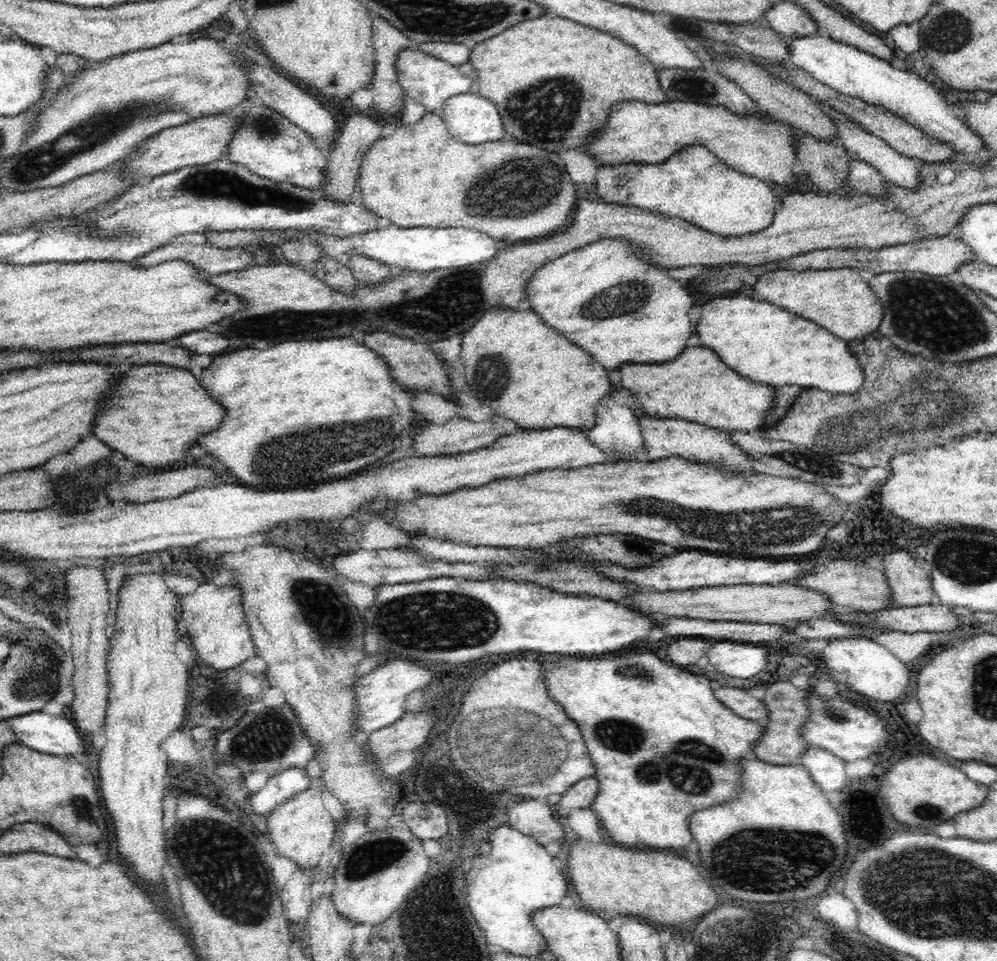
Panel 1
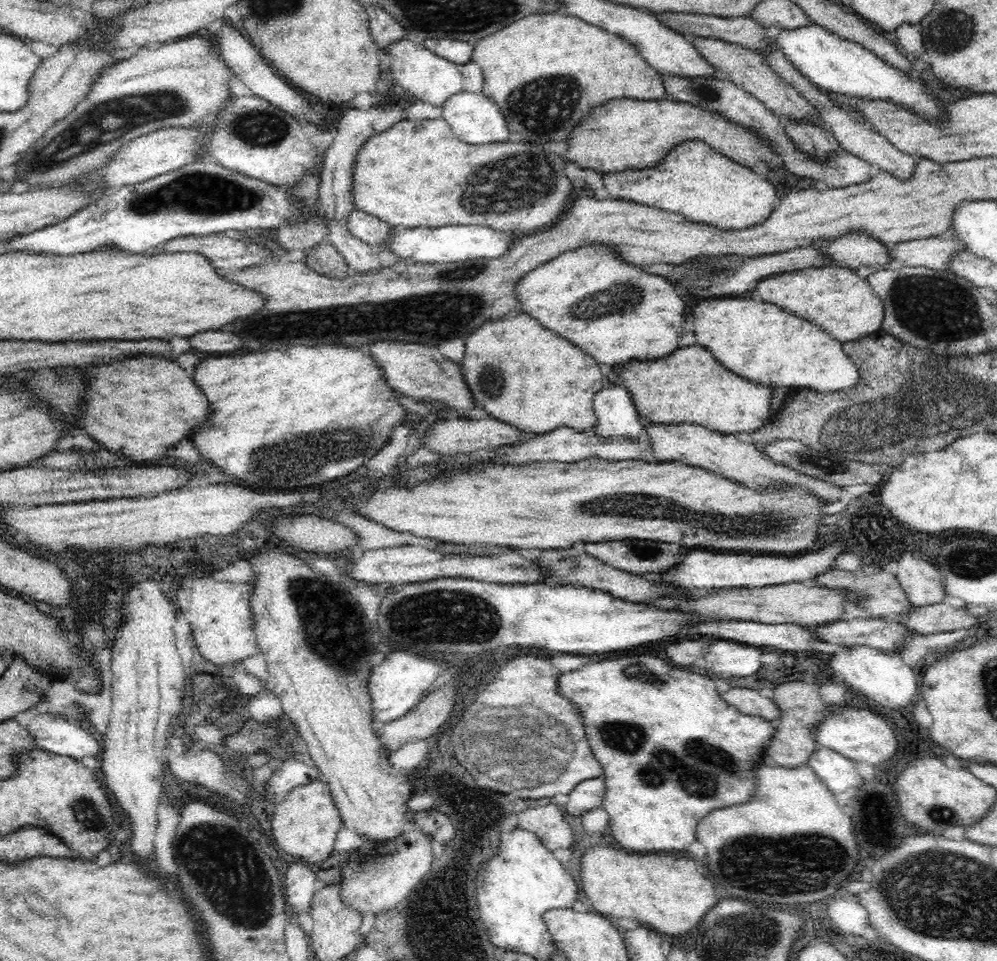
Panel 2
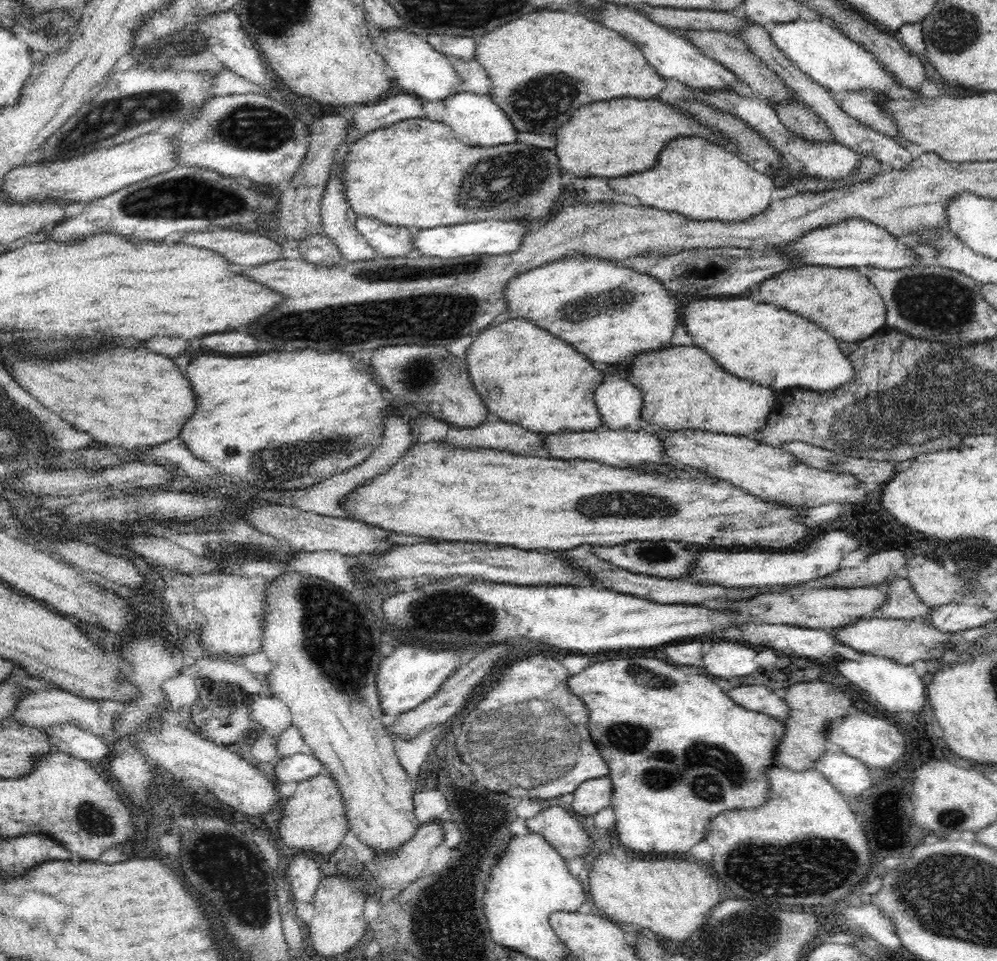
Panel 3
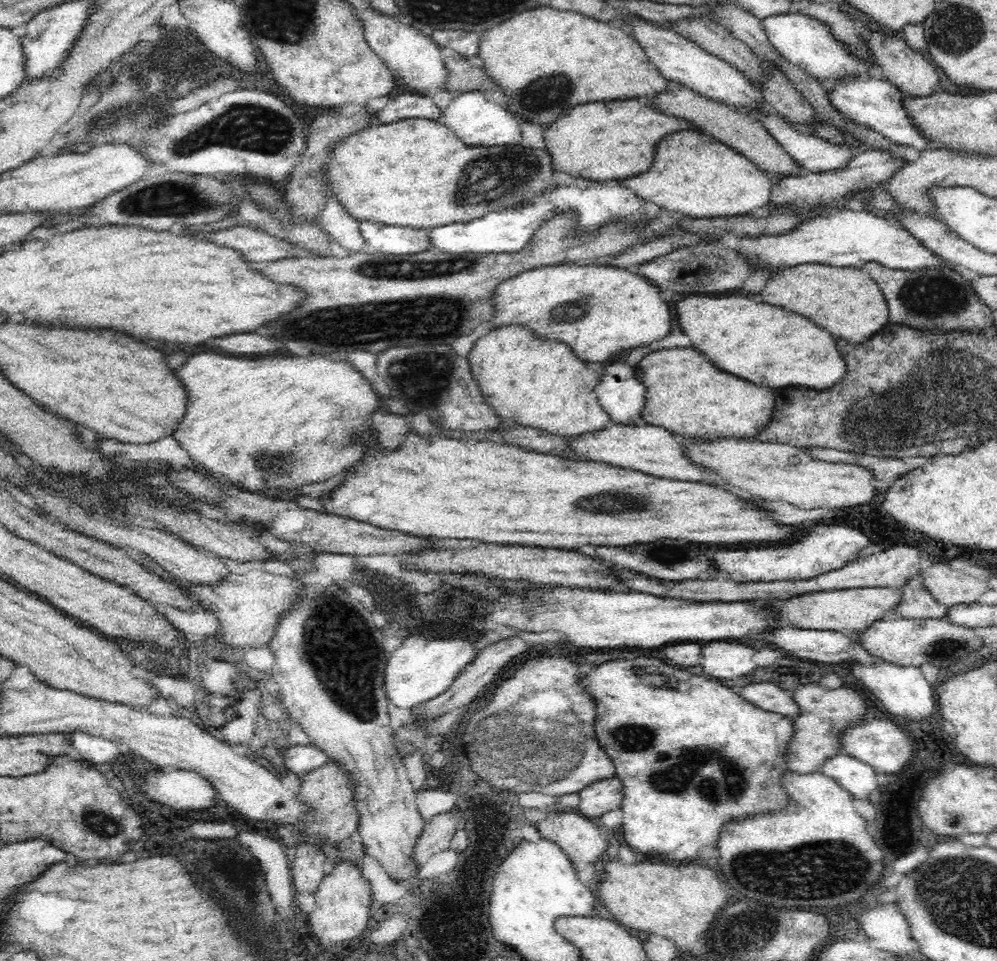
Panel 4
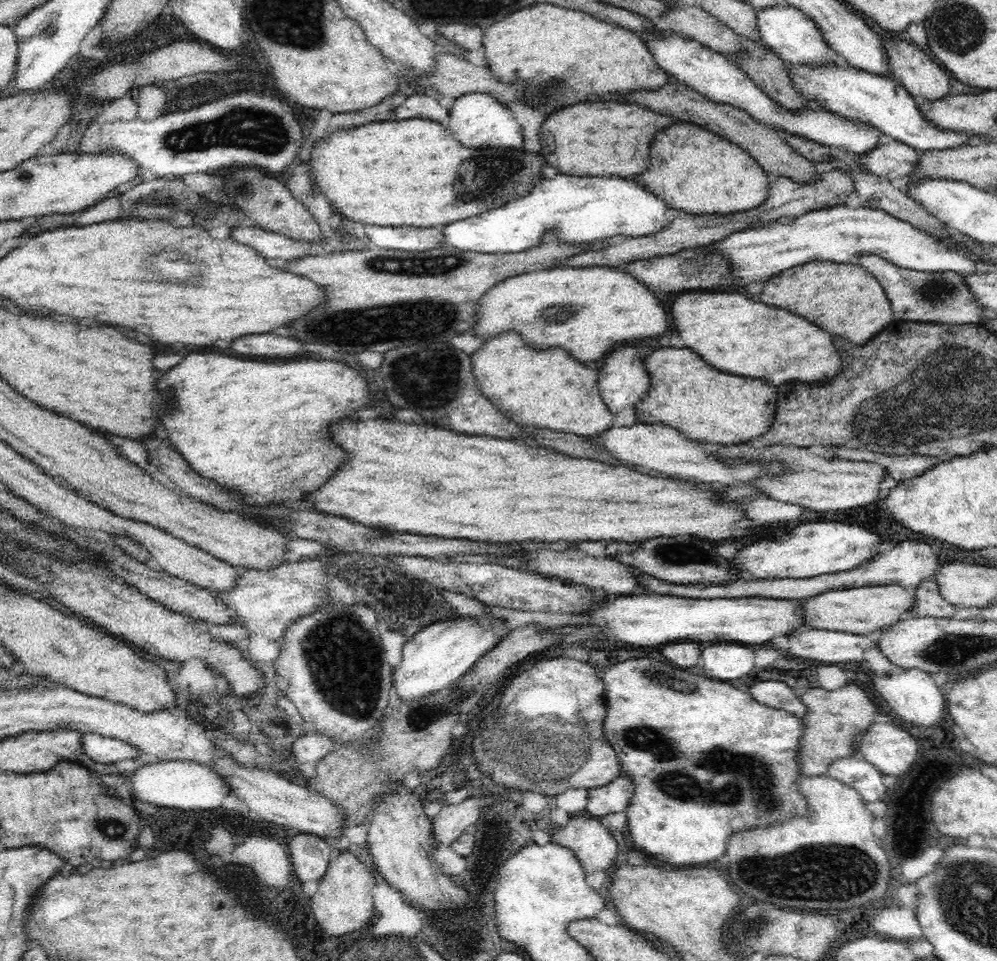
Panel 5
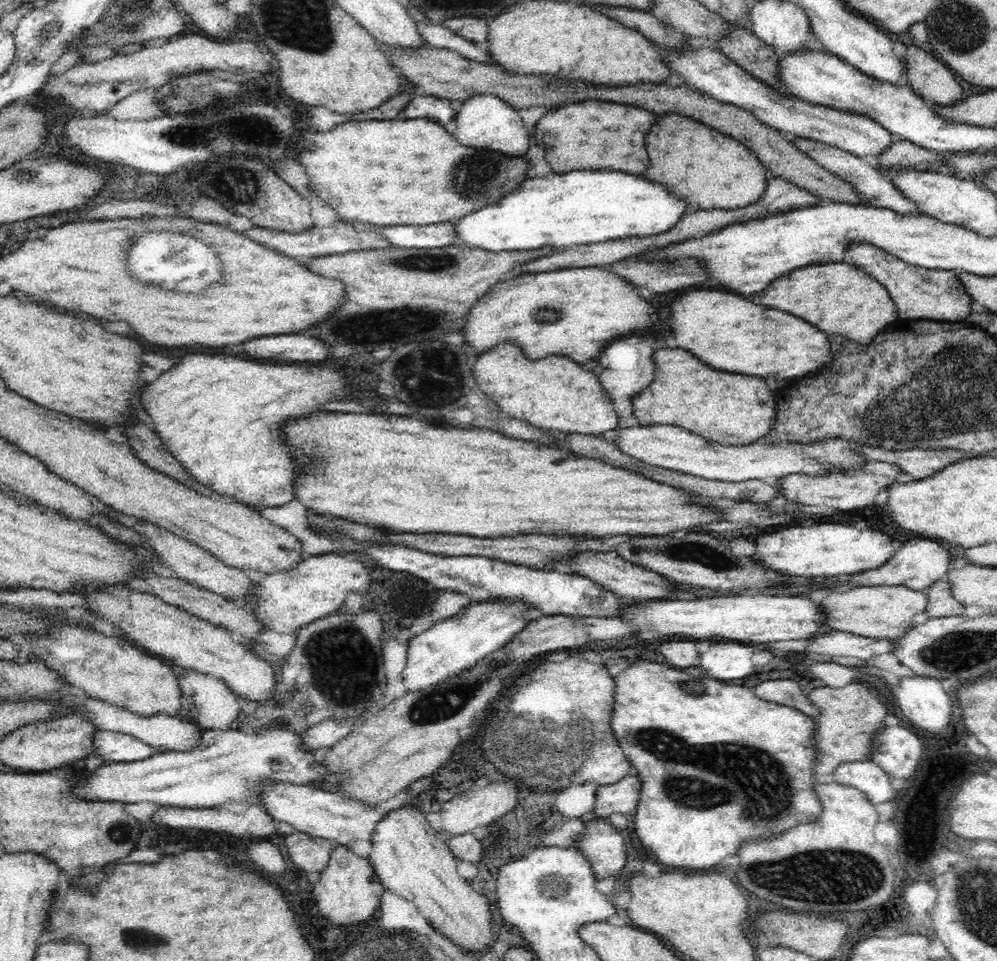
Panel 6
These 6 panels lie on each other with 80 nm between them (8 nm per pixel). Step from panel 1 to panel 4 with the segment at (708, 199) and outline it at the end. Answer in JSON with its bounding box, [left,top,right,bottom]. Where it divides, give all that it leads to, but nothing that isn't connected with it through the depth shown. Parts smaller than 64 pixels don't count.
[622,130,772,218]

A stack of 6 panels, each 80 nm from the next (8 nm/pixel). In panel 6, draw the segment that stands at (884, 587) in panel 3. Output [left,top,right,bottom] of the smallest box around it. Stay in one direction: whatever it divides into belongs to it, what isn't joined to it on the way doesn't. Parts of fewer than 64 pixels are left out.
[922,576,964,618]

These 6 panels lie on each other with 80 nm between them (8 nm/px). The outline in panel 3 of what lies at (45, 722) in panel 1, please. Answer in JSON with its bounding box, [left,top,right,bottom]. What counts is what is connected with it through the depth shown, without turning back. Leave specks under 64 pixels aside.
[41,724,111,764]

